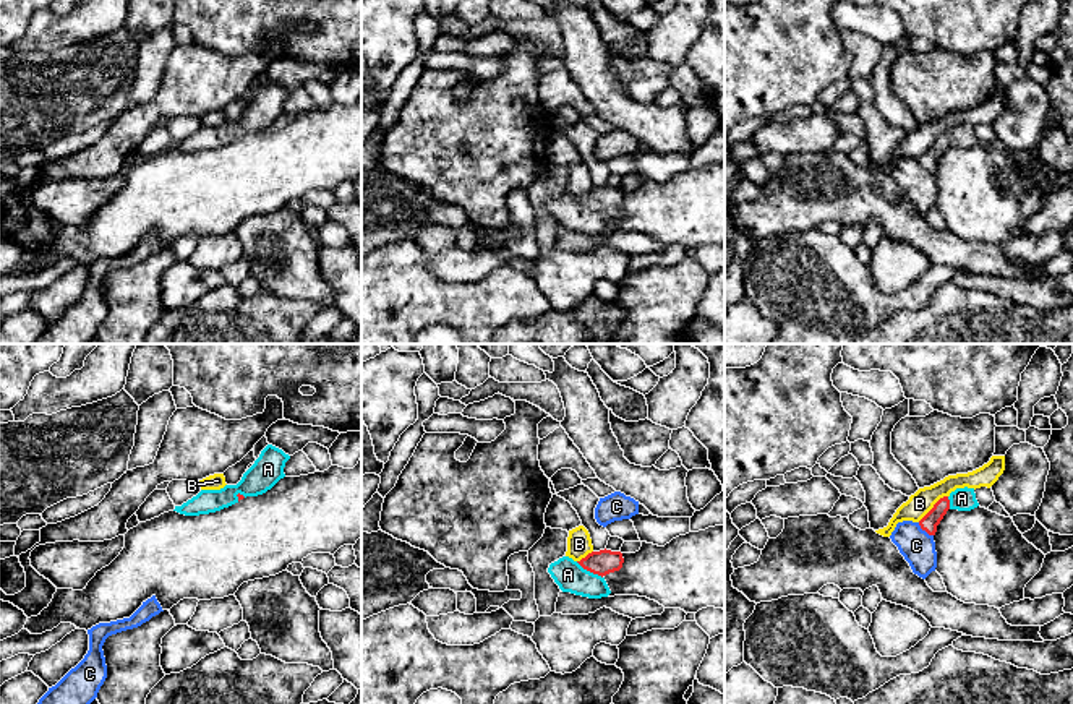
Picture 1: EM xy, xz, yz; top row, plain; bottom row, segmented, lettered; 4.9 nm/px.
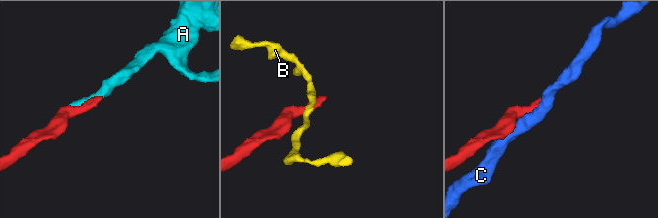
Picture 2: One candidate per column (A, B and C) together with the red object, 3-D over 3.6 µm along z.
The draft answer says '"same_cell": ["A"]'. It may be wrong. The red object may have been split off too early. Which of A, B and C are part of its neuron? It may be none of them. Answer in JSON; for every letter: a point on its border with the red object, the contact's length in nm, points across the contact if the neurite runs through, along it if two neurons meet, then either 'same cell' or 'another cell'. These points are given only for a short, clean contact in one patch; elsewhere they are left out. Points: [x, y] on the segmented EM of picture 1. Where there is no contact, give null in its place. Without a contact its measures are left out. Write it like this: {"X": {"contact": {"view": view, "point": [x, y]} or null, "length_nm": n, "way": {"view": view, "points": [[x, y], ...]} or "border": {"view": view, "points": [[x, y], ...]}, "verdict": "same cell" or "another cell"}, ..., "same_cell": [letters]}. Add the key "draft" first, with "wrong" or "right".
{"draft": "right", "A": {"contact": {"view": "xz", "point": [589, 570]}, "length_nm": 160, "verdict": "same cell"}, "B": {"contact": {"view": "yz", "point": [934, 506]}, "length_nm": 200, "border": {"view": "yz", "points": [[947, 495], [918, 521]]}, "verdict": "another cell"}, "C": {"contact": {"view": "yz", "point": [924, 529]}, "length_nm": 100, "border": {"view": "yz", "points": [[918, 523], [932, 536]]}, "verdict": "another cell"}, "same_cell": ["A"]}

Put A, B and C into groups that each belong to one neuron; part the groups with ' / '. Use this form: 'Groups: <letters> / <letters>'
Groups: A / B / C

